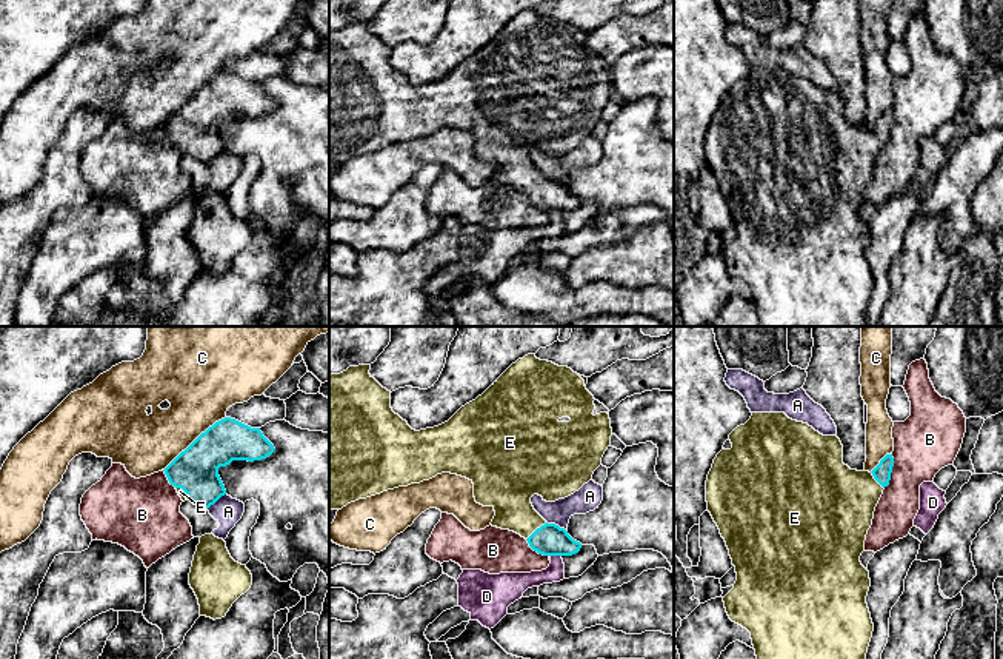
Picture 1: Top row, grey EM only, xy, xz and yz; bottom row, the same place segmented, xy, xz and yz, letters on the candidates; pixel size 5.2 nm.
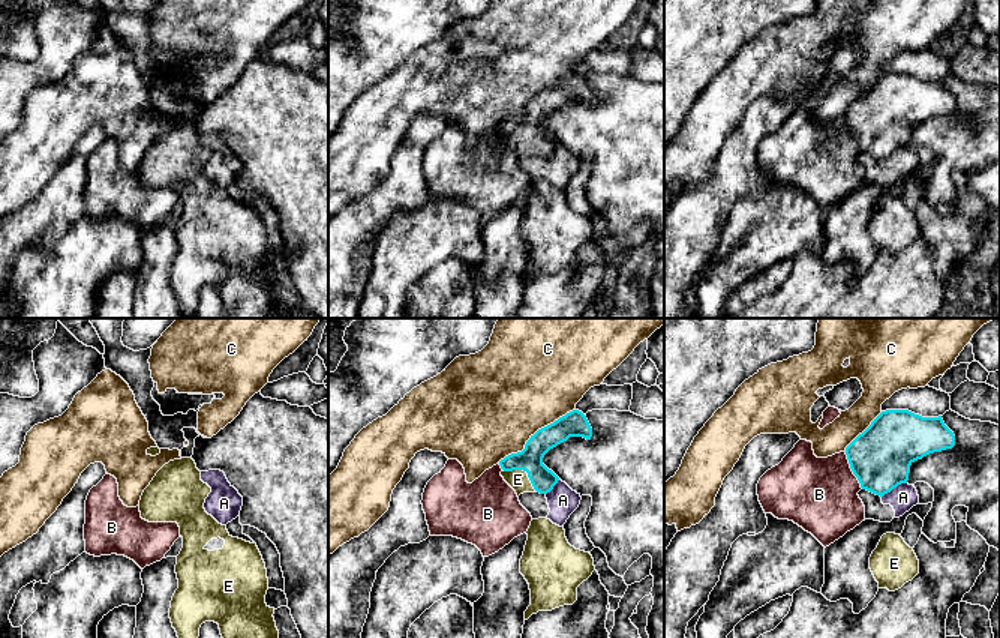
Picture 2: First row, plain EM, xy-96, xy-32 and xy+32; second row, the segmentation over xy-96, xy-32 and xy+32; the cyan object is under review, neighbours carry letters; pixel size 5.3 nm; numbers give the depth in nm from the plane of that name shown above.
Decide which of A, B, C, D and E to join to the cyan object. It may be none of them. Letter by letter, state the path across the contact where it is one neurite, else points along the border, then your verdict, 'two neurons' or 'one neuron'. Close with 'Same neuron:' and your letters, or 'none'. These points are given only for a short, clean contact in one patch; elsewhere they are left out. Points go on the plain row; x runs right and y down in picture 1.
A: border along xz (546, 176), (566, 187); two neurons
B: two neurons
C: border along xy (225, 71), (202, 86), (163, 125); two neurons
D: border along xz (551, 210), (560, 211); two neurons
E: runs through xz (549, 194), (536, 185), (513, 162), (509, 145); one neuron
Same neuron: E

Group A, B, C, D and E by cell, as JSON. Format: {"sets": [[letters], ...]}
{"sets": [["A", "D"], ["B"], ["C"], ["E"]]}

